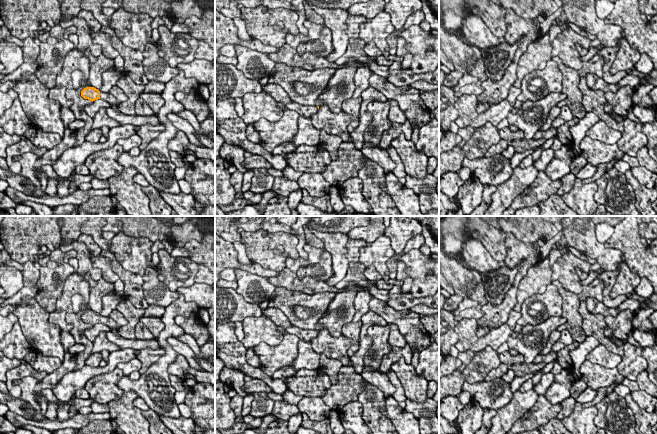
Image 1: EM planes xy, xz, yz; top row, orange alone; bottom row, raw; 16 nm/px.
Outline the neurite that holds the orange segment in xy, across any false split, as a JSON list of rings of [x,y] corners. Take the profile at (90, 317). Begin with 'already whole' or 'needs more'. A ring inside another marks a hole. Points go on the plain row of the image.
needs more; [[[86,311],[81,315],[81,320],[84,323],[88,323],[92,326],[98,323],[102,323],[110,327],[112,333],[118,335],[118,330],[116,329],[116,322],[109,316],[100,316],[94,311]]]

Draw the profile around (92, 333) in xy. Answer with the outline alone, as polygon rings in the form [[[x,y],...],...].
[[[98,323],[93,325],[91,328],[86,329],[84,331],[84,335],[89,339],[91,342],[94,343],[95,339],[99,336],[101,332],[108,332],[111,331],[111,328],[102,324]]]

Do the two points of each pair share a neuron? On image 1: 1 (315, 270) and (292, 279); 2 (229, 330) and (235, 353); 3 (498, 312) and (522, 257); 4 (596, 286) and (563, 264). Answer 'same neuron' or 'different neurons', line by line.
1: different neurons
2: different neurons
3: same neuron
4: same neuron

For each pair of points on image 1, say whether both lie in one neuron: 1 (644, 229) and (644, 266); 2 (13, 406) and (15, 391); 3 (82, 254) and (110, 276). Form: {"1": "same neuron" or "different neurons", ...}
{"1": "different neurons", "2": "different neurons", "3": "different neurons"}

